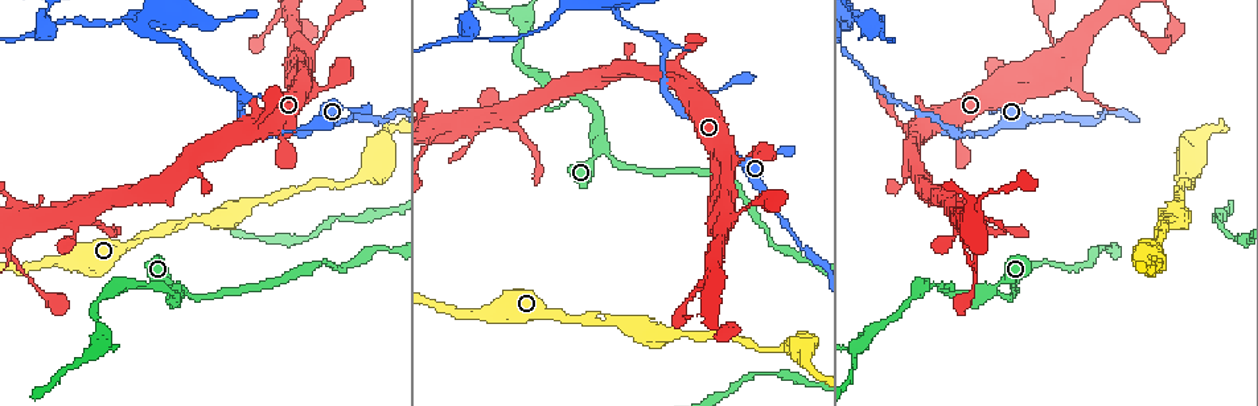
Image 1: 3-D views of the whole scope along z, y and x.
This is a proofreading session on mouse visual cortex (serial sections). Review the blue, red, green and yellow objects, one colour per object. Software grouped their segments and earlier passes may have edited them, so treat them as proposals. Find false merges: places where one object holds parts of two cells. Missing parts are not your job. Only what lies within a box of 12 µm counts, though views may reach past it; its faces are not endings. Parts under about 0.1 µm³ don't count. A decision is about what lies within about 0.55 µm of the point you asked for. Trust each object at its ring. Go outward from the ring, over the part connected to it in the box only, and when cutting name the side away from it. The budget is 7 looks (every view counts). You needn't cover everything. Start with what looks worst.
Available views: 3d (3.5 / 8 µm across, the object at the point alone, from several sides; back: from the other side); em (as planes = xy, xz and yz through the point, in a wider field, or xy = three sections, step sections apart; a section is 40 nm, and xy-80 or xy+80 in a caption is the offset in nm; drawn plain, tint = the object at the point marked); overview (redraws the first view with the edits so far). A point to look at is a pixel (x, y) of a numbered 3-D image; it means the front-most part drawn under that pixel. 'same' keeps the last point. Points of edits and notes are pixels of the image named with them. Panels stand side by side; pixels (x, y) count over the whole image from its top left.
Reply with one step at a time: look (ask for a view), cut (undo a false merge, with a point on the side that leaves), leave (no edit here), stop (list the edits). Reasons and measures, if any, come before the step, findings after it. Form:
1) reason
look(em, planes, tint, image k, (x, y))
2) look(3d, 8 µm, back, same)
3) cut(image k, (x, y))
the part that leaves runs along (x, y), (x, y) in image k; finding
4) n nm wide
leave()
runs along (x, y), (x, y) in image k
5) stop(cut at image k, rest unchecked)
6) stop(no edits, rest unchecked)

look(3d, 8 µm, image 1, (473, 33))

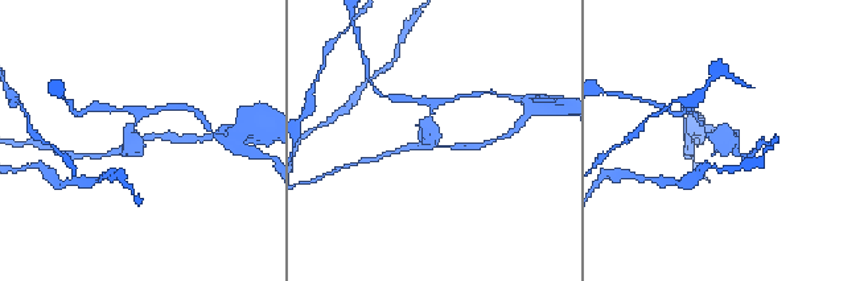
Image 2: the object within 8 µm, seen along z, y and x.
3 arms; arms of 150, 150, 150 nm; now the EM
look(em, xy, step 2, tint, image 2, (728, 140))

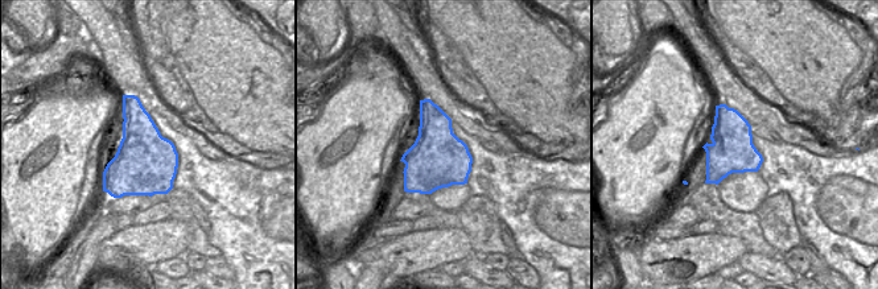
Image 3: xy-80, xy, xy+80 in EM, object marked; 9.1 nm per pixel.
cut(image 2, (543, 110))
the part that leaves runs along (234, 136), (239, 128), (266, 131) in image 2; a second cell is stuck on

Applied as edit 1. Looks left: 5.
sudden change in width
look(3d, 3.5 µm, image 1, (602, 148))

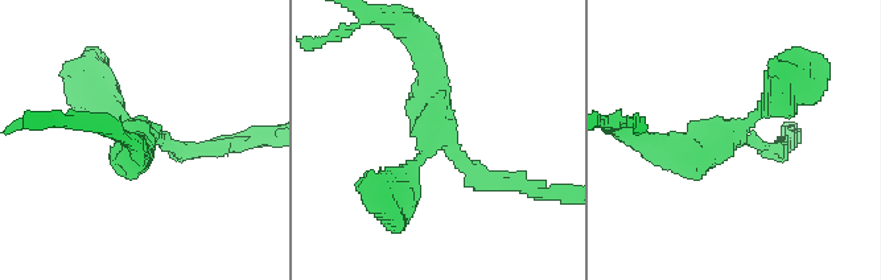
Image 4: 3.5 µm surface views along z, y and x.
now the EM
look(em, planes, tint, image 4, (434, 138))

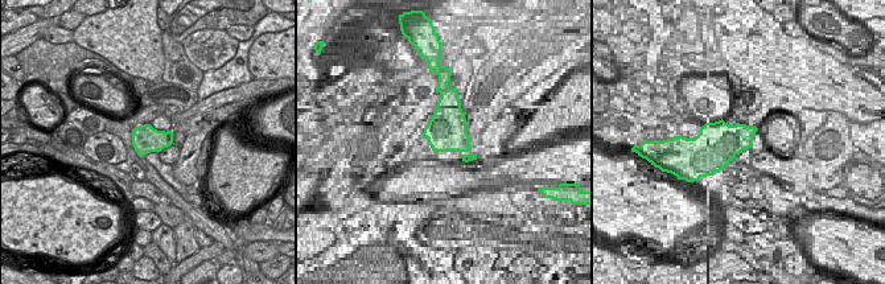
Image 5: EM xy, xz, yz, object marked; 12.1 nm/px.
arms of 150, 300, 350 nm
leave()
runs along (786, 85), (704, 149), (654, 141) in image 4; continuous, no second cell

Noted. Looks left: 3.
calibre changes
look(3d, 3.5 µm, image 1, (94, 346))

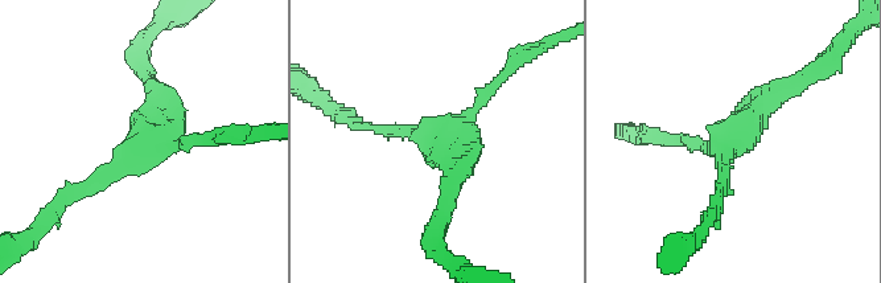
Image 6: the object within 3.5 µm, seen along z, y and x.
3 arms; arms of 150, 150, 200 nm; need the tissue
look(em, xy, step 2, tint, image 6, (441, 145))

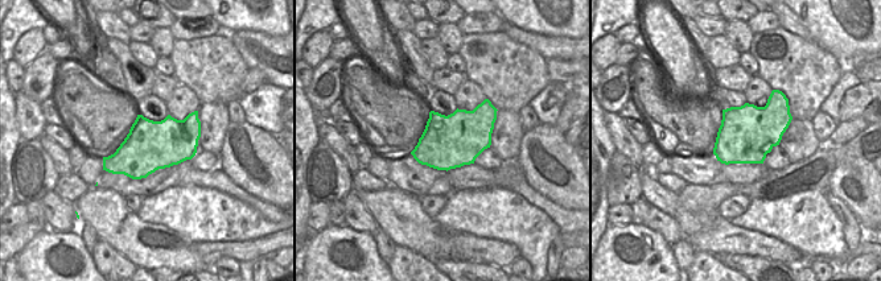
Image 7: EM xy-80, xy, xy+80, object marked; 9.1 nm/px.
480 nm wide
leave()
runs along (151, 82), (159, 126), (73, 192) in image 6; all the same cell

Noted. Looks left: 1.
stop(cut at image 2, rest unchecked)

